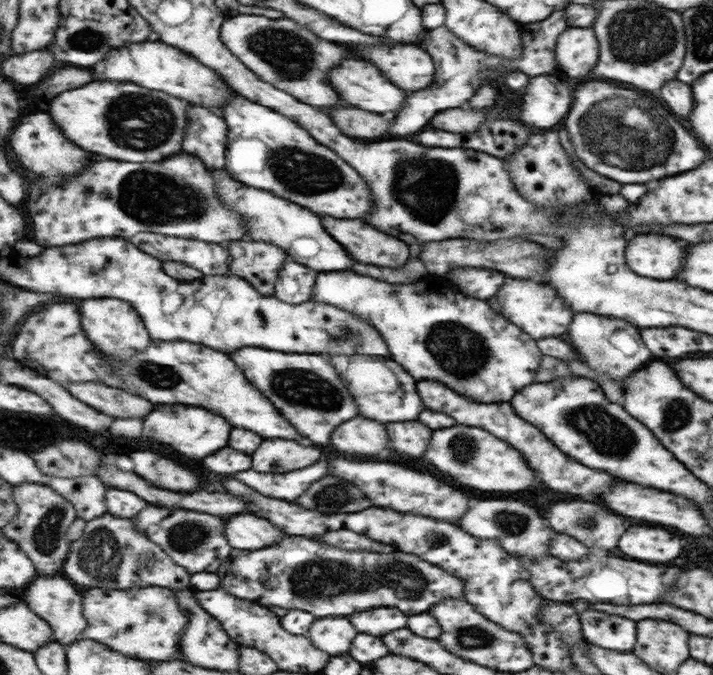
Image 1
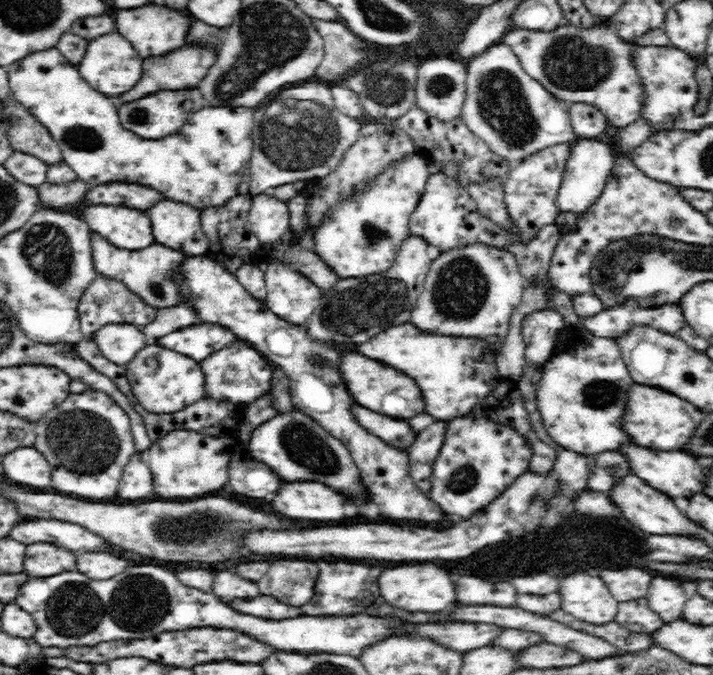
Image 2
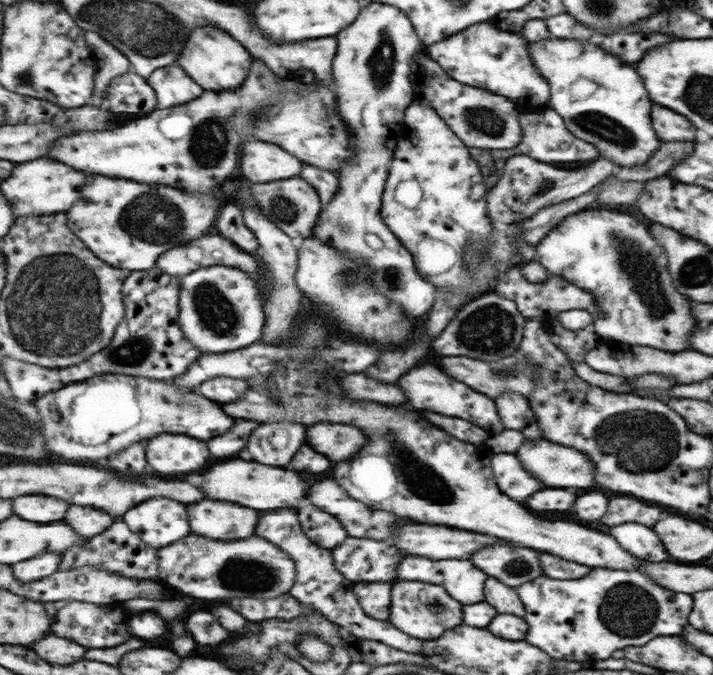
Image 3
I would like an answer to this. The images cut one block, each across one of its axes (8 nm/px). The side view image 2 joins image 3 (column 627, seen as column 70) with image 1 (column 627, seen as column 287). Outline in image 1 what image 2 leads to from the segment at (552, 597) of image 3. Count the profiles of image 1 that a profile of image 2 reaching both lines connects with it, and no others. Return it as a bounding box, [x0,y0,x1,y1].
[579,609,635,650]

